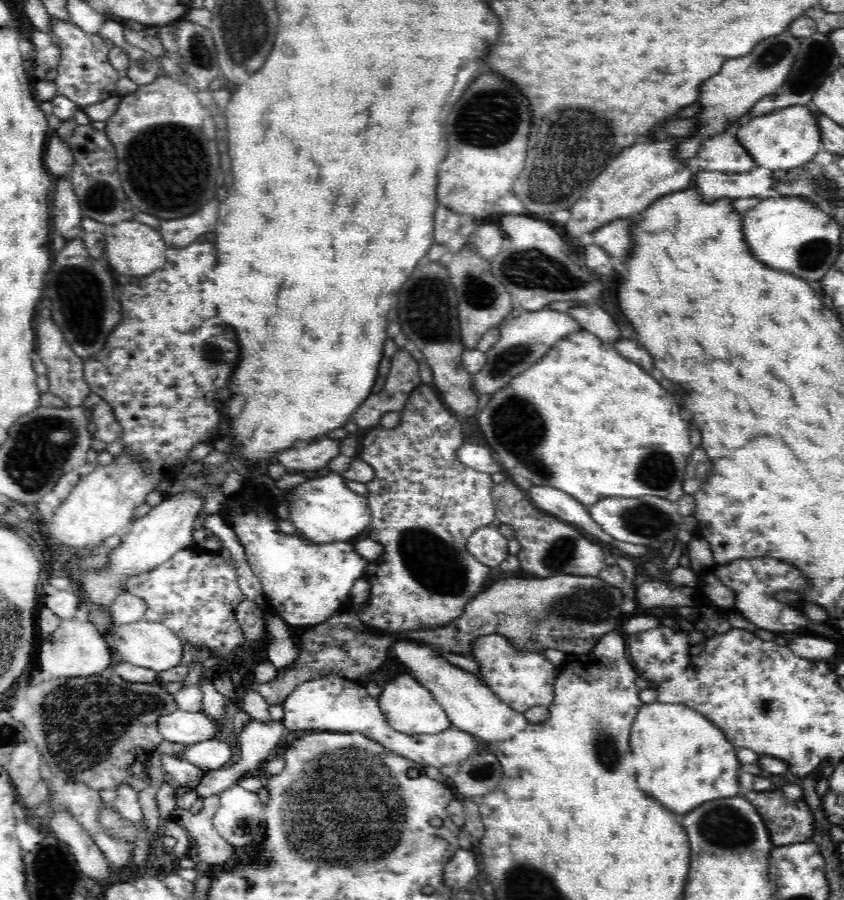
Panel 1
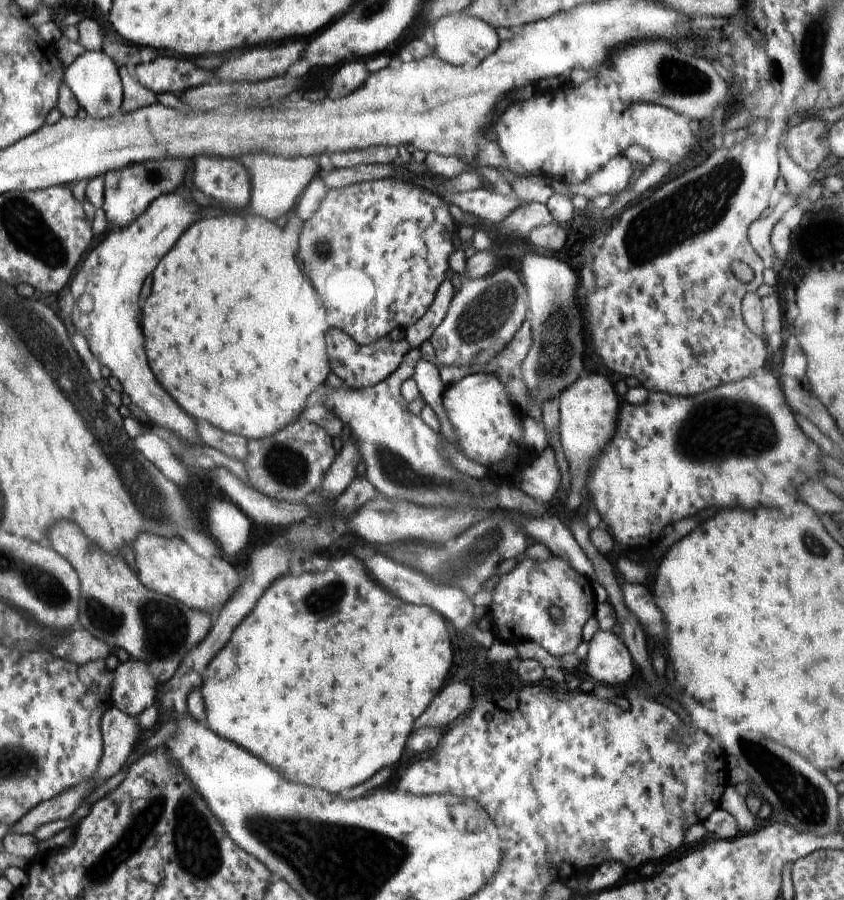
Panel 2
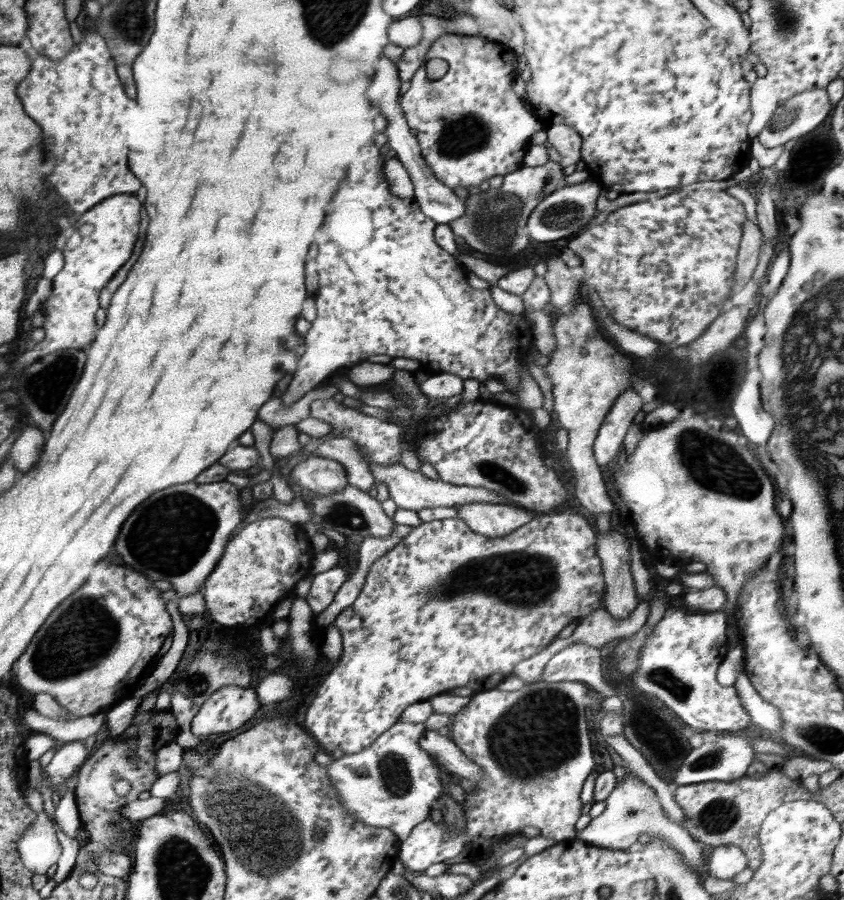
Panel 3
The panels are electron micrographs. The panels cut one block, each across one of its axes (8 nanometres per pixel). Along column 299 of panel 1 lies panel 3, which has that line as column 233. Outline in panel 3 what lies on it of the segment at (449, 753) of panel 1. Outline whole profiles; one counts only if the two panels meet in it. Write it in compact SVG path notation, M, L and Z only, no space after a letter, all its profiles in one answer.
M222 686L199 708L192 720L192 731L205 738L209 734L236 730L246 724L260 706L255 688Z

